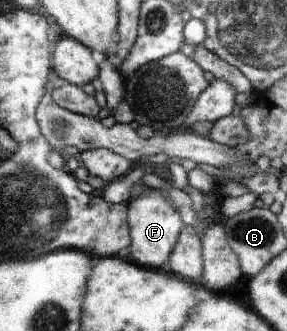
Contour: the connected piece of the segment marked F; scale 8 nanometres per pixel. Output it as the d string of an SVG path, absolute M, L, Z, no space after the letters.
M146 187L145 190L136 197L128 201L129 217L131 227L131 250L127 257L133 262L148 267L151 270L164 270L173 256L174 249L177 248L179 234L182 234L183 224L179 214L163 198L159 189Z

